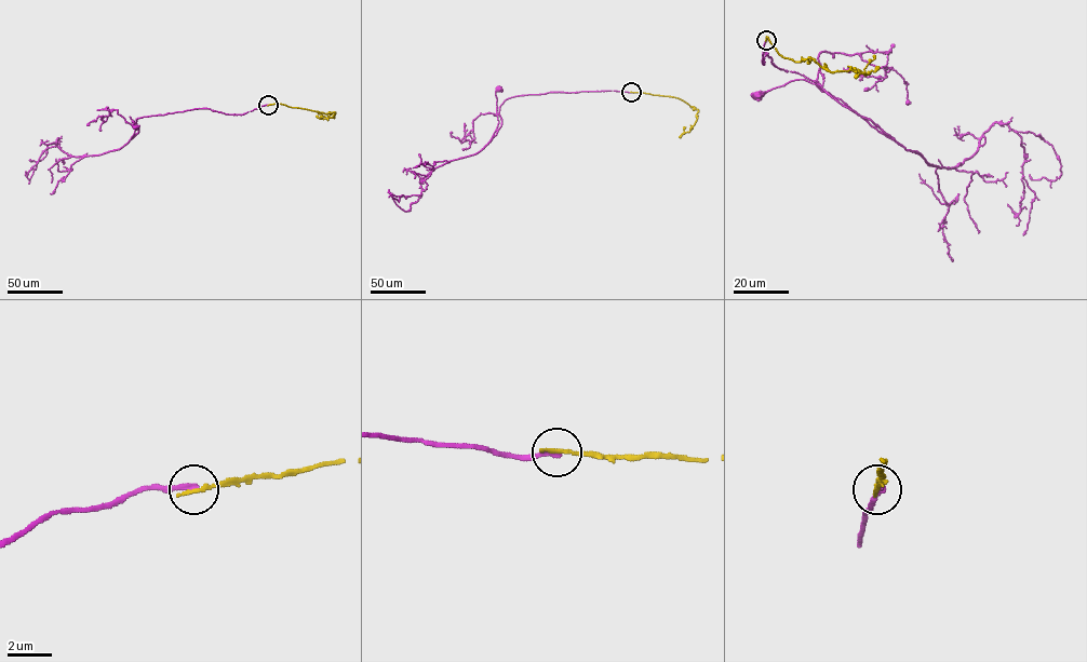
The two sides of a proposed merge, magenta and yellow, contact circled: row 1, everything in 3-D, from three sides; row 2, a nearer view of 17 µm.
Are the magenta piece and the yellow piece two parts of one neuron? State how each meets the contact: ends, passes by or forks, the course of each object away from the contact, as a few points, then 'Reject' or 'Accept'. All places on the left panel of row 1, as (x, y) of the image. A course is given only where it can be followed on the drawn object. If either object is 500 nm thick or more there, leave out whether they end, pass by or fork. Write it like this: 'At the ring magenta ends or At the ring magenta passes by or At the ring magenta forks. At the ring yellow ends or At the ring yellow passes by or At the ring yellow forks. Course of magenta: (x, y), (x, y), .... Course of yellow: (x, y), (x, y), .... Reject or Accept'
At the ring magenta ends. At the ring yellow ends. Course of magenta: (268, 105), (241, 115), (205, 108), (143, 117), (133, 124), (134, 121), (135, 126). Course of yellow: (268, 105), (334, 112), (334, 118), (326, 118), (317, 111). Reject

